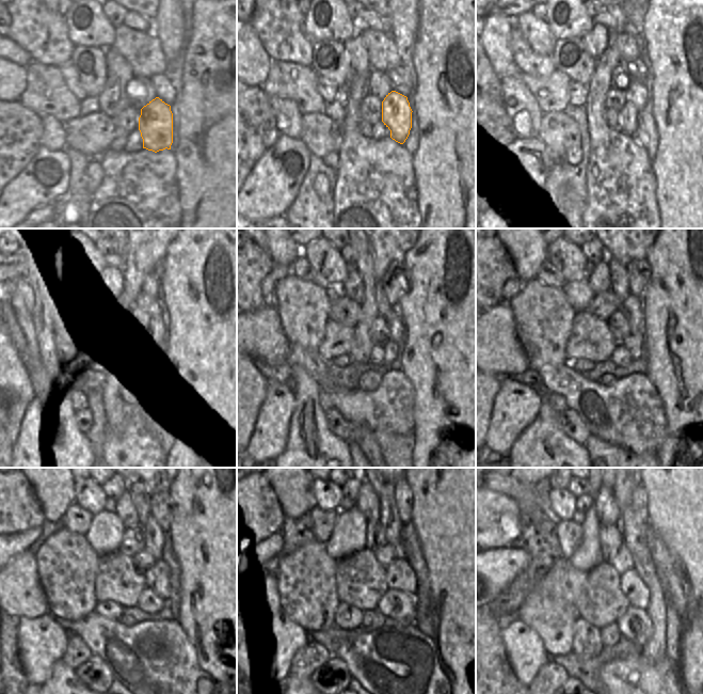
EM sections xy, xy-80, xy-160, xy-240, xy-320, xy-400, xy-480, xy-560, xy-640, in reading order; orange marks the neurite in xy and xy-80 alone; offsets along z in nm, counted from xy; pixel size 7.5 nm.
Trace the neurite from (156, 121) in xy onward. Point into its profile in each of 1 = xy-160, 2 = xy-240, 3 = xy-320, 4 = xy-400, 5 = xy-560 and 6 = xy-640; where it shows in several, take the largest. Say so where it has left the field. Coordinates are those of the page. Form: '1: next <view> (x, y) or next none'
1: next xy-160 (637, 95)
2: next xy-240 (156, 335)
3: next xy-320 (396, 325)
4: next xy-400 (632, 306)
5: next xy-560 (388, 518)
6: next xy-640 (622, 489)

